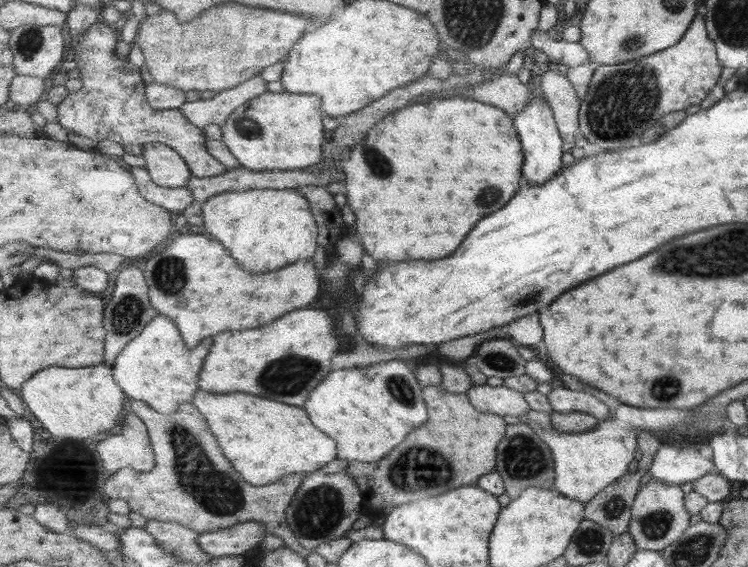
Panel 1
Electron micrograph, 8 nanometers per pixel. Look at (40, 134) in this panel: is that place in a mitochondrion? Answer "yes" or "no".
no

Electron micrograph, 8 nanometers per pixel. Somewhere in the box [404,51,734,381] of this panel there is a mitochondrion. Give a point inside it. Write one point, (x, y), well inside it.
(622, 102)

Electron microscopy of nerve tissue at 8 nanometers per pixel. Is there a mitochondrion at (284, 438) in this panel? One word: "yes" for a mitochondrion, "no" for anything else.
no

